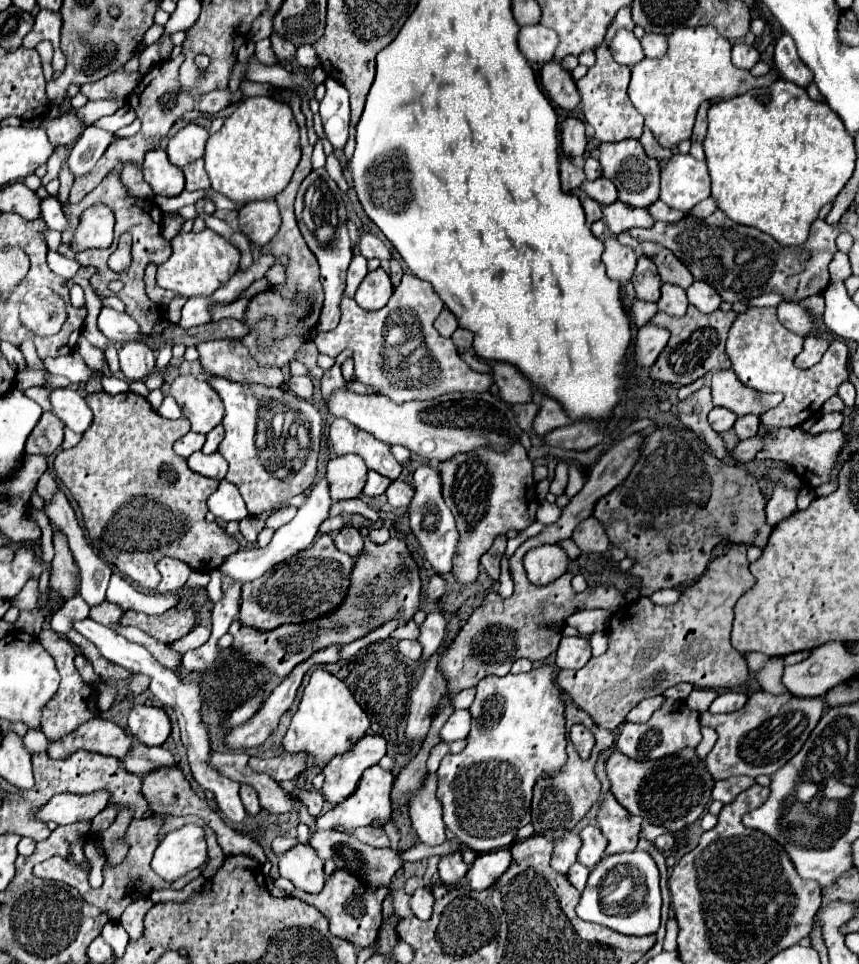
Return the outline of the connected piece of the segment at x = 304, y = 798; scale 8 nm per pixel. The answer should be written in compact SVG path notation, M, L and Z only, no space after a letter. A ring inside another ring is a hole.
M302 790L302 792L298 794L298 800L308 806L308 812L310 812L314 818L320 814L320 810L322 810L322 794L320 794L320 792Z

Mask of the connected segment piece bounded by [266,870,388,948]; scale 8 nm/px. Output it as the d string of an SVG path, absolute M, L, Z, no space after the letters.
M336 870L326 880L326 886L320 894L302 892L290 880L284 880L284 878L266 876L266 880L272 882L274 886L278 886L280 890L304 900L306 904L312 904L314 908L318 908L328 918L330 932L342 940L352 942L356 948L366 948L376 940L378 930L382 926L382 900L386 898L388 888L386 890L366 890L366 886L362 886L362 882L358 882L358 878L352 876L348 870Z

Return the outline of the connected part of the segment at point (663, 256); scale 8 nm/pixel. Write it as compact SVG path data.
M642 242L638 246L638 252L646 254L648 258L654 260L654 264L658 266L662 282L676 284L676 286L680 286L684 290L694 282L694 276L690 274L690 270L670 250L662 248L658 244L652 244L652 242Z

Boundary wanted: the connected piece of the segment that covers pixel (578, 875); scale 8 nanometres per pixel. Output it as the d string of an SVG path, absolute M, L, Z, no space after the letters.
M576 862L570 870L568 870L568 880L570 884L578 890L578 892L584 892L584 886L586 886L586 880L588 880L588 872L586 866L582 866L580 862Z

